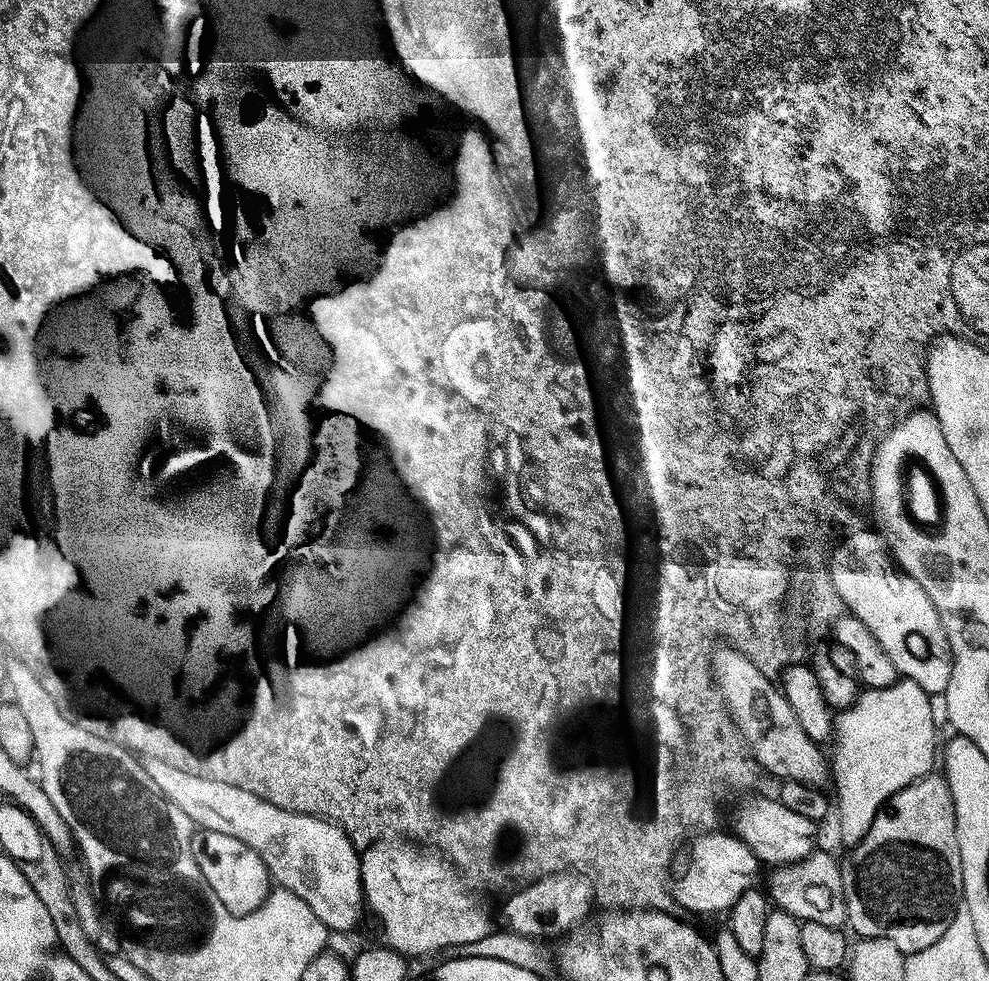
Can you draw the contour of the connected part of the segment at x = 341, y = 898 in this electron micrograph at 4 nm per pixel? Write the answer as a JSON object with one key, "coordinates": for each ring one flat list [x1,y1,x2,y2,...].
{"coordinates":[[153,760,147,765,147,770,162,794,166,794,166,798,170,798,182,814,189,816,193,825,218,830,218,834,230,834,230,838,246,842,246,846,262,858,269,877,279,887,298,894,298,898,302,898,302,902,306,902,306,906,310,906,310,910,314,910,314,914,318,914,320,921,333,933,350,931,359,922,360,915,365,914,366,905,360,886,360,857,348,833,339,824,321,820,319,816,287,812,266,802,261,796,250,794,250,790,198,778,194,774,186,774,186,770,174,770,174,766,166,766,166,762]]}

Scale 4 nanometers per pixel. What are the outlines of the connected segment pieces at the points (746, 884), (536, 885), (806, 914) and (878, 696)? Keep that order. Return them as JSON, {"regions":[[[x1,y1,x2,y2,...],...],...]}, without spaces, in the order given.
{"regions":[[[724,830,707,832,693,839,690,847,692,853,688,856,688,869,675,877,671,885,673,897,685,913,689,912,721,912,727,913,734,902,748,888,757,883,756,871,762,868,756,855,734,834,728,836]],[[565,870,563,872,556,872,553,876,543,876,540,880,534,880,531,884,521,887,520,892,516,892,508,901,504,904,504,920,506,923,507,931,516,932,519,936,526,936,529,938,537,938,536,936,557,936,557,938,563,937,565,934,572,931,573,928,579,928,581,924,585,923,589,919,590,913,588,911,594,908,594,893,592,891,592,882,587,878,577,878,571,871]],[[817,850,804,860,793,864,782,864,771,869,772,877,768,880,767,895,771,903,781,912,788,912,801,922,813,920,822,922,822,926,843,929,848,911,842,882,842,864,828,852]],[[900,678,885,688,861,691,853,704,835,717,836,749,830,752,830,780,833,785,836,783,834,808,840,811,840,836,848,846,859,844,876,815,893,796,933,771,932,763,938,760,938,744,936,748,936,716,932,713,932,700,933,697,924,692,918,682]]]}

